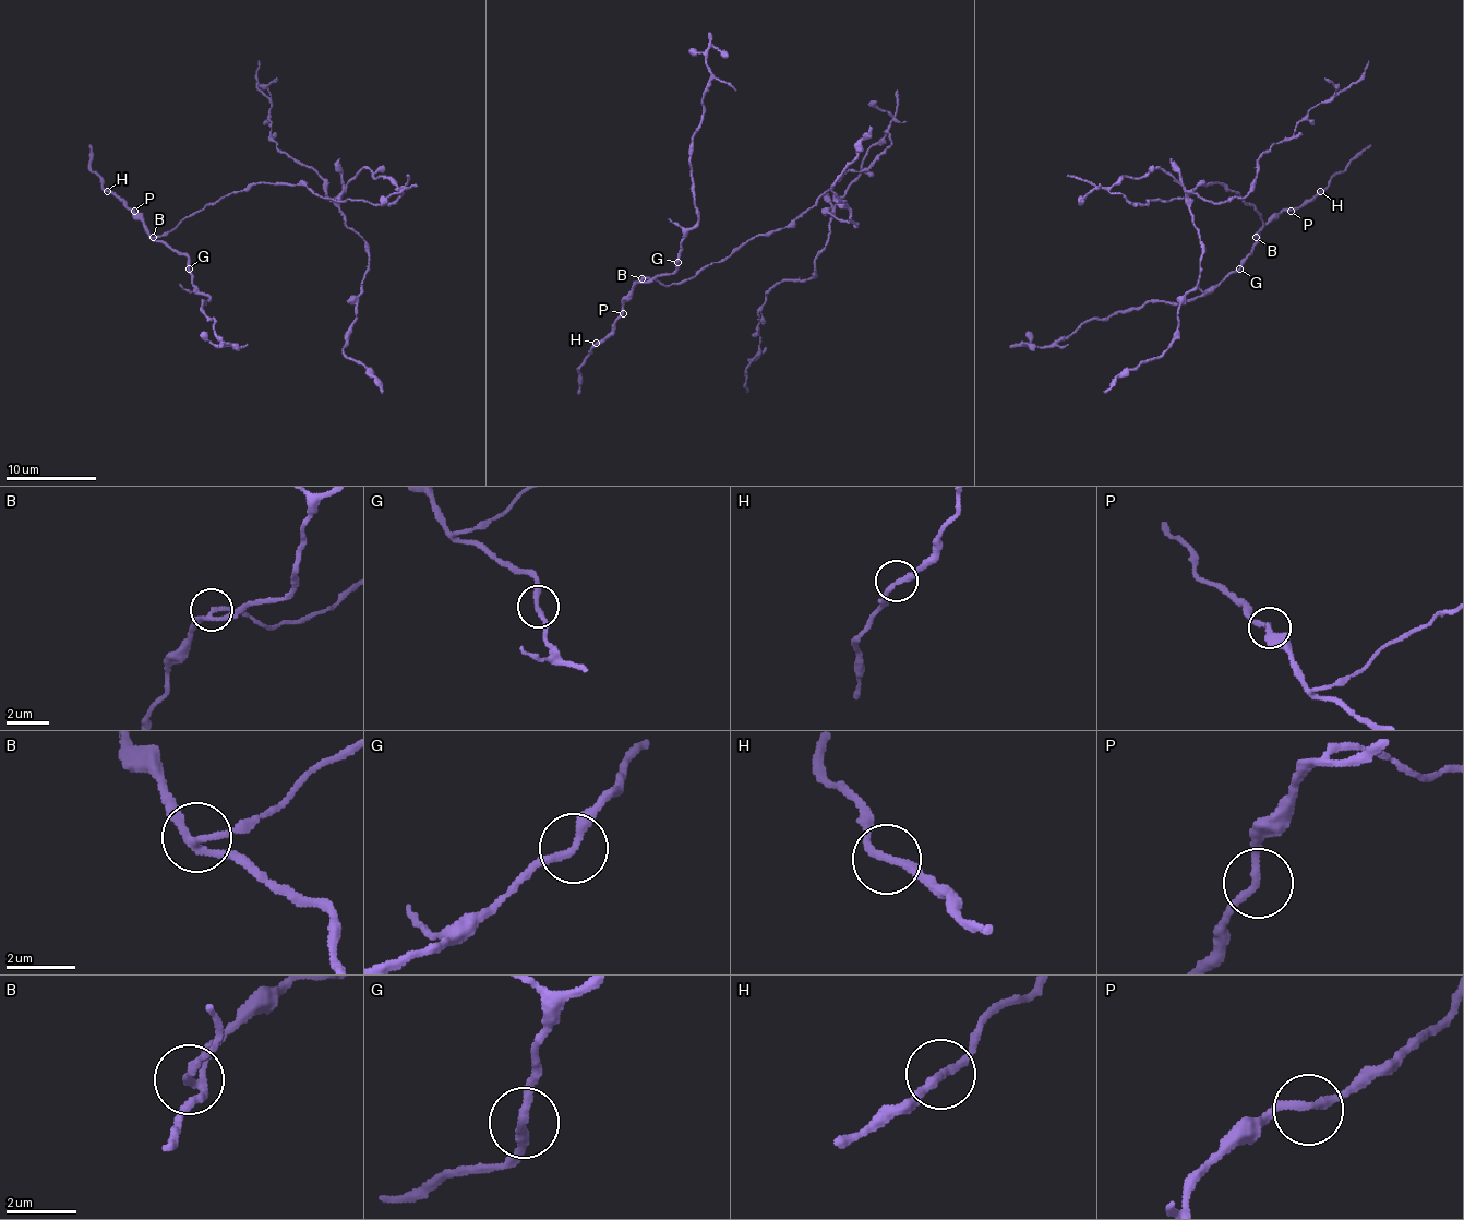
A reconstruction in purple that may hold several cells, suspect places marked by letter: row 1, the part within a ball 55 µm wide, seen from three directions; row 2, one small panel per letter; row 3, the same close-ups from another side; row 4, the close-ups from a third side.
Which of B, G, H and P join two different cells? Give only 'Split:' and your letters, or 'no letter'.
Split: B, G

